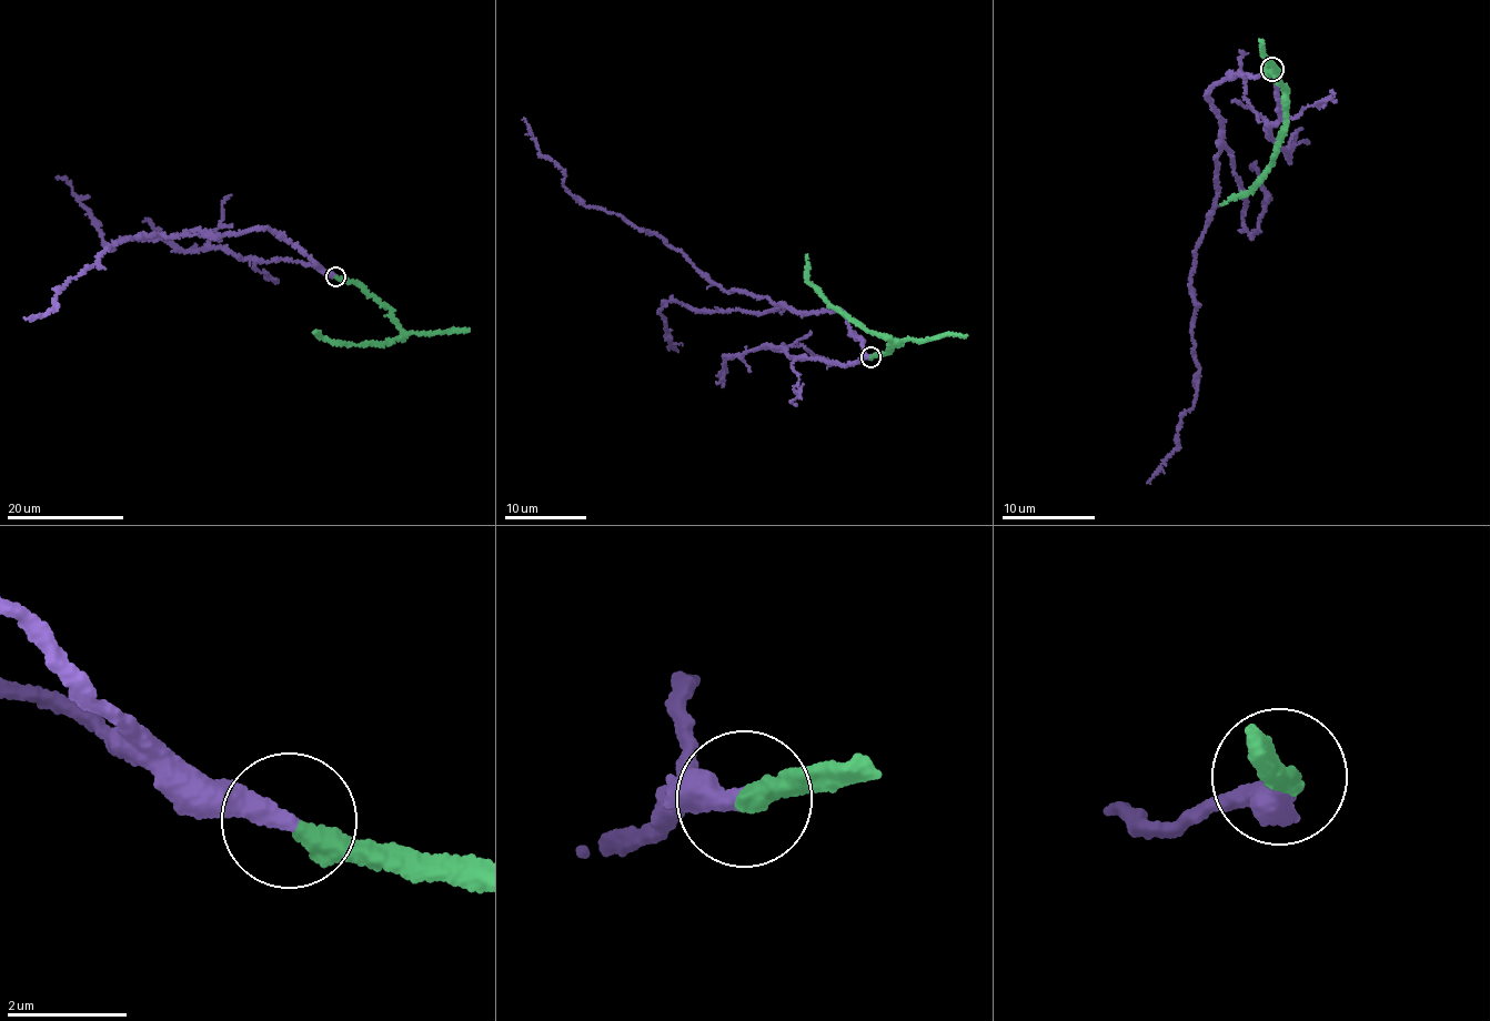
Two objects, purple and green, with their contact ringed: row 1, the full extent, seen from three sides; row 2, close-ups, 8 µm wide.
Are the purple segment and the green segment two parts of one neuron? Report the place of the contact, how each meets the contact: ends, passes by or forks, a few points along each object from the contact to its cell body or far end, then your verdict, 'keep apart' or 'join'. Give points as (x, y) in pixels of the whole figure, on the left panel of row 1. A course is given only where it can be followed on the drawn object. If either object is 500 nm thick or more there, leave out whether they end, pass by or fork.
at (335, 276); purple ends there; green ends there; purple runs (335, 276), (270, 229), (191, 238), (141, 234), (104, 251), (97, 264), (63, 286), (57, 309), (26, 319); green runs (335, 276), (350, 279), (390, 311), (401, 334), (379, 343), (349, 343), (323, 337), (314, 331); join

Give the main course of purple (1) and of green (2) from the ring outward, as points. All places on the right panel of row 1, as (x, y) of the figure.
1: (1274, 69), (1226, 79), (1208, 97), (1225, 130), (1215, 160), (1218, 188), (1191, 279), (1192, 408), (1147, 483)
2: (1274, 69), (1267, 63), (1262, 72), (1274, 74), (1287, 95), (1281, 132), (1268, 165), (1249, 190), (1220, 204)

